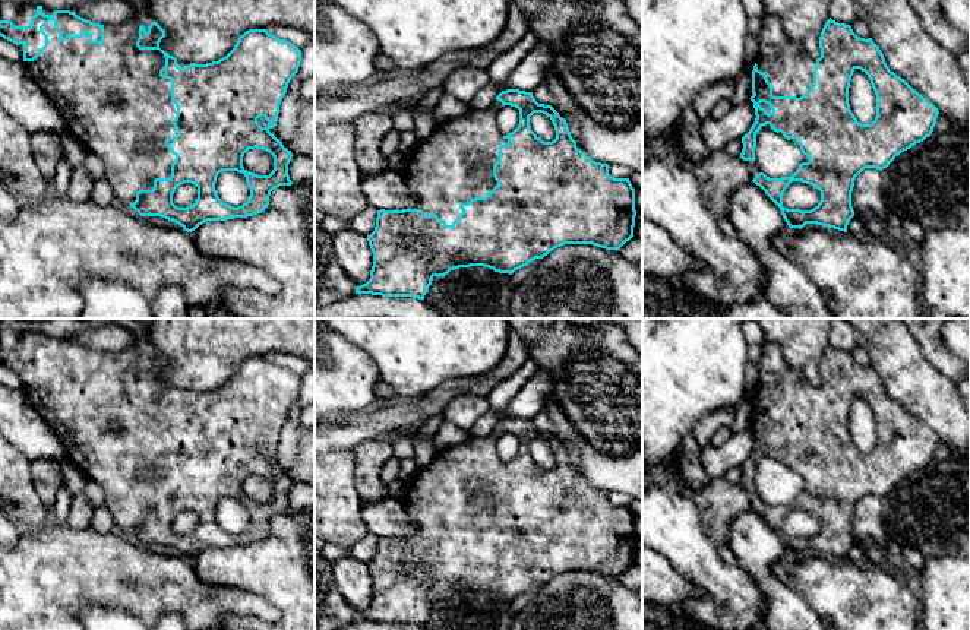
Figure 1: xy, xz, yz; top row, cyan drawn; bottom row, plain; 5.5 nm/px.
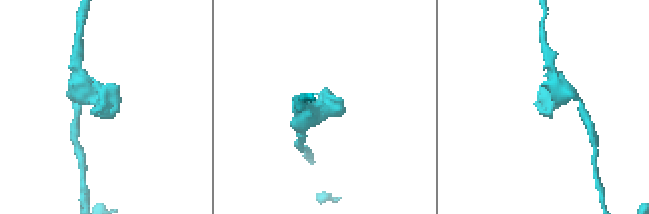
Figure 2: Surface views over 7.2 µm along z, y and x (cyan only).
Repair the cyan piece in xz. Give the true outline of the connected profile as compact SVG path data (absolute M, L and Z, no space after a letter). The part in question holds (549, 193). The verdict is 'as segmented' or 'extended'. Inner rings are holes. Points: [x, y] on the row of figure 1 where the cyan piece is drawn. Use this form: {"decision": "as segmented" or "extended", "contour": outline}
{"decision": "extended", "contour": "M506 89L484 110L437 123L432 136L405 155L401 174L417 200L410 209L377 210L375 231L367 235L373 253L370 279L357 286L356 294L424 300L433 278L454 269L484 266L512 275L565 244L593 244L617 251L633 237L635 189L629 178L612 177L607 164L595 162L578 149L566 120L552 105L538 104L533 92ZM505 105L519 110L519 124L502 136L496 115ZM534 113L543 113L552 120L554 140L544 142L531 130L530 117Z"}

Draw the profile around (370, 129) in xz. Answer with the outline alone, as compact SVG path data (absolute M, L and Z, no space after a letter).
M369 113L356 121L354 155L363 177L383 172L388 167L388 158L380 151L383 137L394 129L394 120L389 115Z

